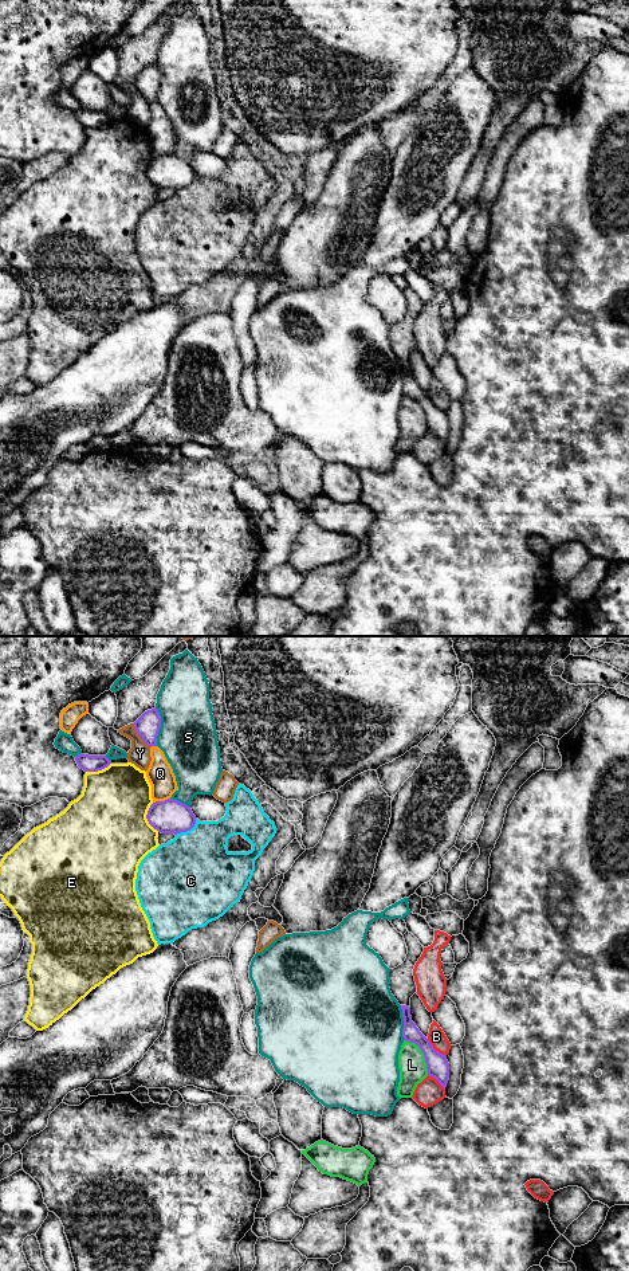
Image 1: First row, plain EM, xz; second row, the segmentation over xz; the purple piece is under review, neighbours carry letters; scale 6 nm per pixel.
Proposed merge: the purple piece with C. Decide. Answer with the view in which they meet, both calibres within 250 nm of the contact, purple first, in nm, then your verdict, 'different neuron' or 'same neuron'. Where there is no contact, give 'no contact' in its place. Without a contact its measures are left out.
meets purple in xz; 200 nm thick on the purple side, 460 nm on the other; same neuron

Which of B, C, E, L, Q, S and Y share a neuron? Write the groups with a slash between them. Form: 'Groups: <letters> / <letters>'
Groups: B / C / E / L / Q / S / Y

